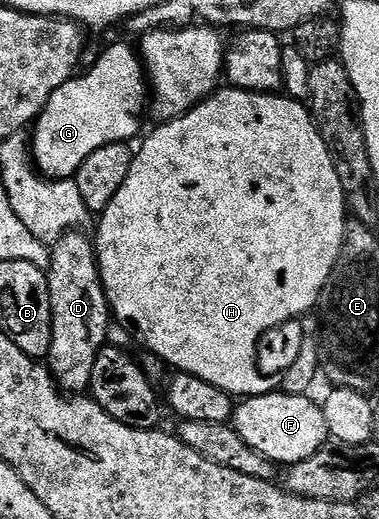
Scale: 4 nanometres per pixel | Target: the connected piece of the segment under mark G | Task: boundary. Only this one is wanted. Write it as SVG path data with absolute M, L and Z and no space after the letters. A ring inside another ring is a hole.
M113 45L102 52L98 62L80 75L70 77L51 99L47 99L45 109L37 116L31 129L31 152L40 172L50 179L69 179L76 174L77 168L99 147L107 143L129 143L141 129L141 112L147 109L147 78L145 67L138 50L129 45Z

